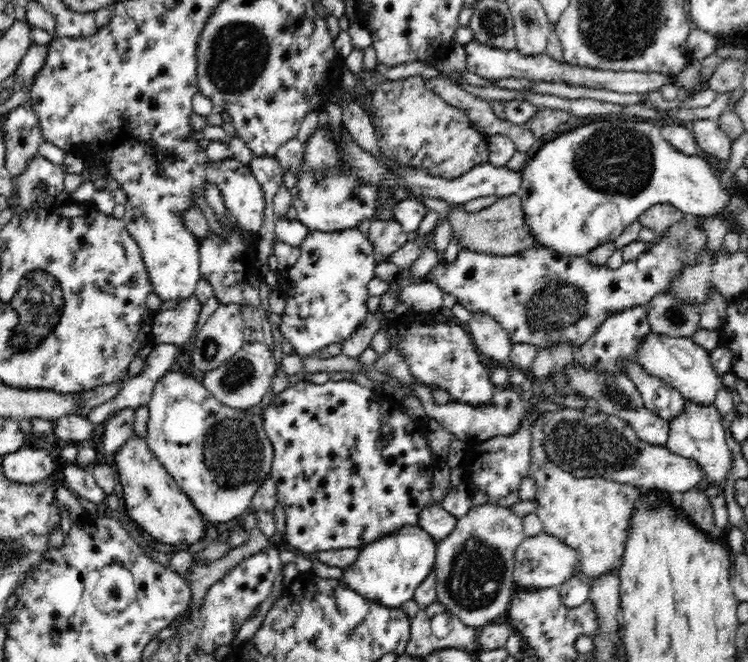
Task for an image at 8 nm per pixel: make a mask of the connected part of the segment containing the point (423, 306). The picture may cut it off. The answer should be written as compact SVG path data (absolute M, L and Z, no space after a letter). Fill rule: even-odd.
M424 280L421 283L402 284L398 293L400 302L408 304L413 312L430 312L443 309L442 289L435 282Z

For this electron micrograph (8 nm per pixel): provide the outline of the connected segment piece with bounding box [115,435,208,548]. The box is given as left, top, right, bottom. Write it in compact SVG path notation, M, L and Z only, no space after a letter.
M130 436L116 452L115 462L123 488L126 513L142 533L146 532L168 546L187 544L188 548L204 540L208 522L152 454L145 438Z

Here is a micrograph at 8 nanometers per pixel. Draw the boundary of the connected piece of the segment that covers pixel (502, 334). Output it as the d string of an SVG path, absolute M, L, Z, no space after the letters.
M476 312L468 320L465 329L480 354L498 362L500 366L510 363L509 359L513 348L510 335L492 316Z

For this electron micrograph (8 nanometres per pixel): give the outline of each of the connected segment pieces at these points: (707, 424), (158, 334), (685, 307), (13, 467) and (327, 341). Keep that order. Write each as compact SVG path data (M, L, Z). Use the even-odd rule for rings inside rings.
M687 401L684 413L668 420L670 432L665 444L670 452L698 462L700 469L706 473L706 479L710 483L716 483L715 486L719 486L718 483L721 483L721 487L724 486L726 476L731 470L731 452L726 444L726 432L722 421L723 417L720 417L714 404L702 406Z
M196 297L182 300L175 309L159 311L155 314L152 341L157 344L172 344L181 347L190 342L202 308Z
M668 292L654 296L644 307L650 331L654 335L692 337L700 329L700 306L694 306L687 300L678 300Z
M21 448L3 456L2 473L8 481L20 484L40 483L56 473L59 461L54 461L45 449Z
M346 228L340 232L311 231L299 247L300 258L286 268L288 286L283 292L286 308L281 316L279 329L292 345L293 353L304 357L314 355L331 344L344 343L360 328L369 313L366 307L369 297L367 286L375 277L377 264L370 239L357 228Z

